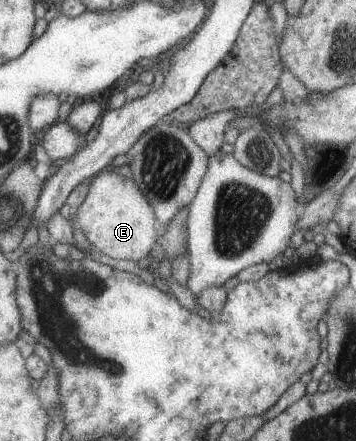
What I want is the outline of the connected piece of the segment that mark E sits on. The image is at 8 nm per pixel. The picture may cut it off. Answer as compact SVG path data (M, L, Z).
M110 169L97 173L88 184L85 200L74 210L74 227L82 231L95 253L134 262L152 253L160 236L159 227L150 204L138 191L136 184L131 179L114 174Z

